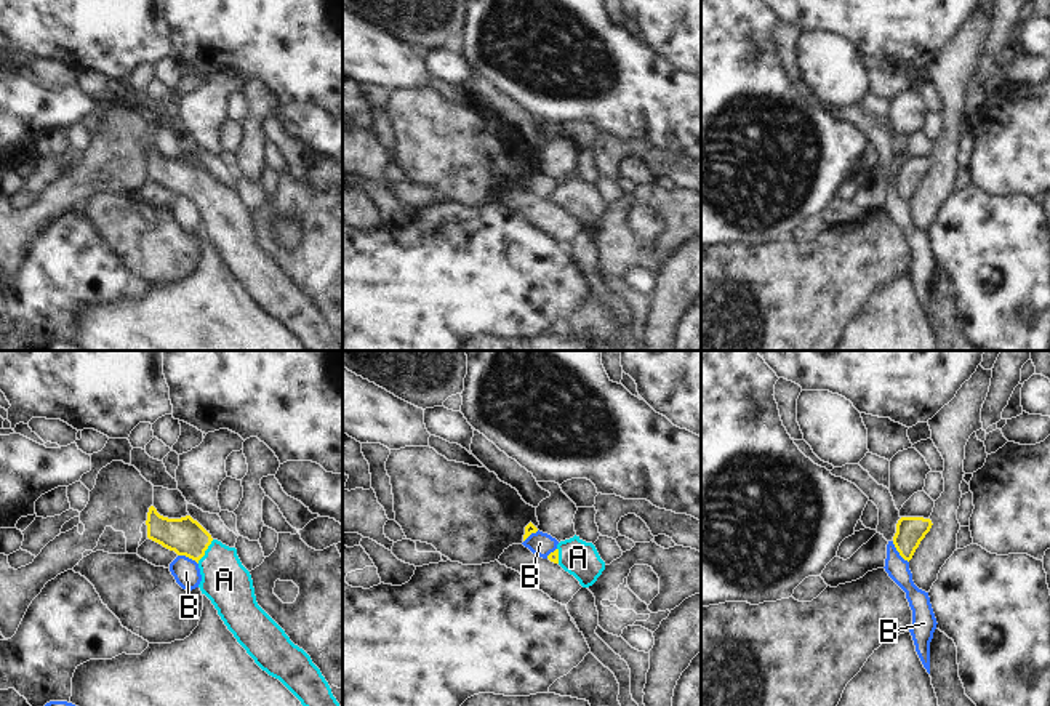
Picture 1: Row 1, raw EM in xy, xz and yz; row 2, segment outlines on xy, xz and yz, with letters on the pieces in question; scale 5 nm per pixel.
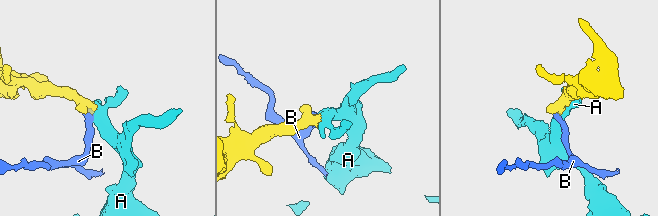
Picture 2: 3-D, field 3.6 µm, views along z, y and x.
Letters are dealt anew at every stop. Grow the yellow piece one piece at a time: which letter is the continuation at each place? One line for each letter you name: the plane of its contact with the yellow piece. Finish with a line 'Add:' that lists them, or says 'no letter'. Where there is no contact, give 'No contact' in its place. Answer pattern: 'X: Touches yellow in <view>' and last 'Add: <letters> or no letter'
A: Touches yellow in xy
Add: A

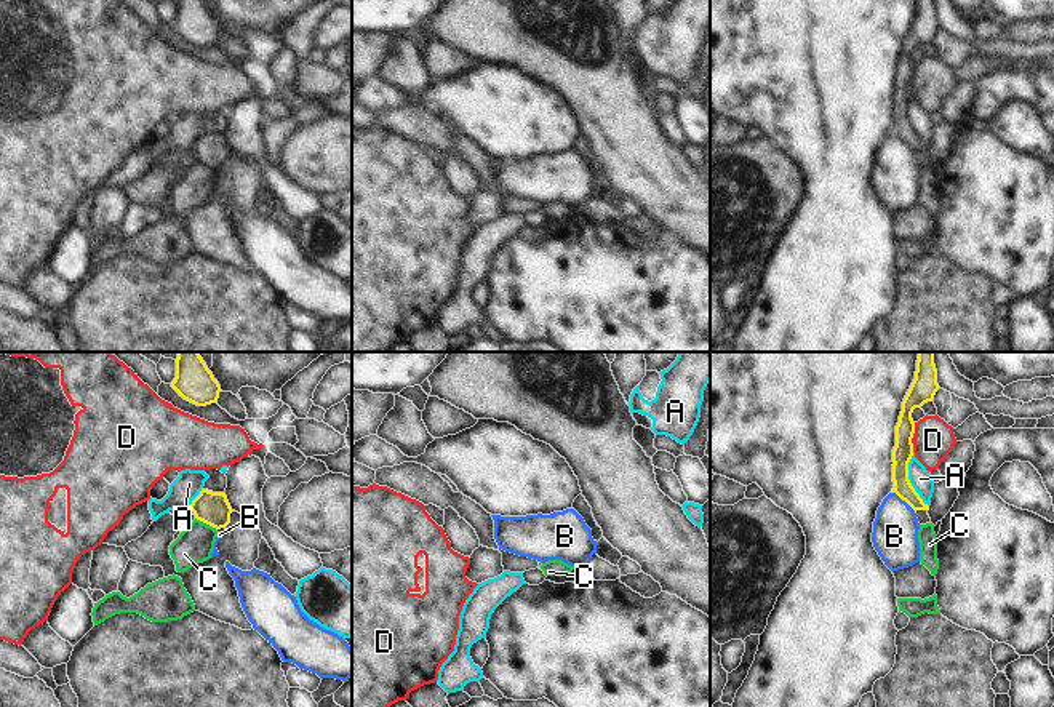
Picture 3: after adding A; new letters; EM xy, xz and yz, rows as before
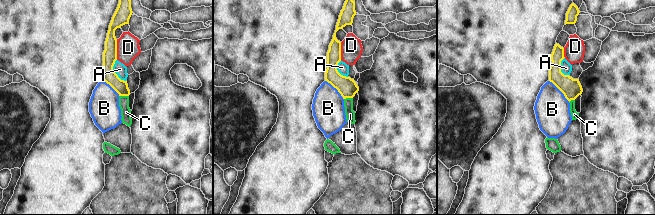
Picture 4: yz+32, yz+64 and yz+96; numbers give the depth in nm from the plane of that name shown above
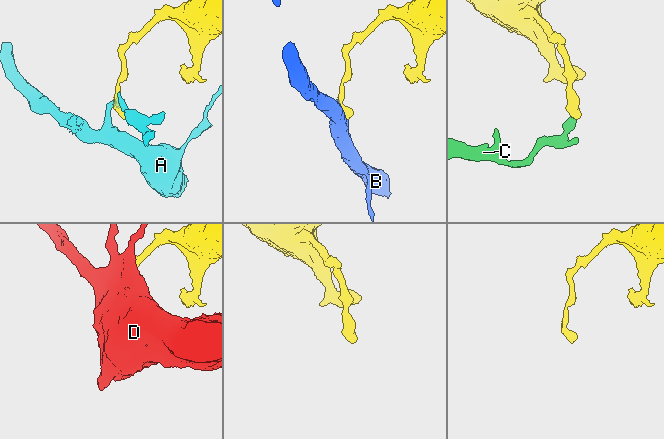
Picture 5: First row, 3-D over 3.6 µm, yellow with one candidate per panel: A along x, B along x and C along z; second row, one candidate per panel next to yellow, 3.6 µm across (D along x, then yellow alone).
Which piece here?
Add: no letter

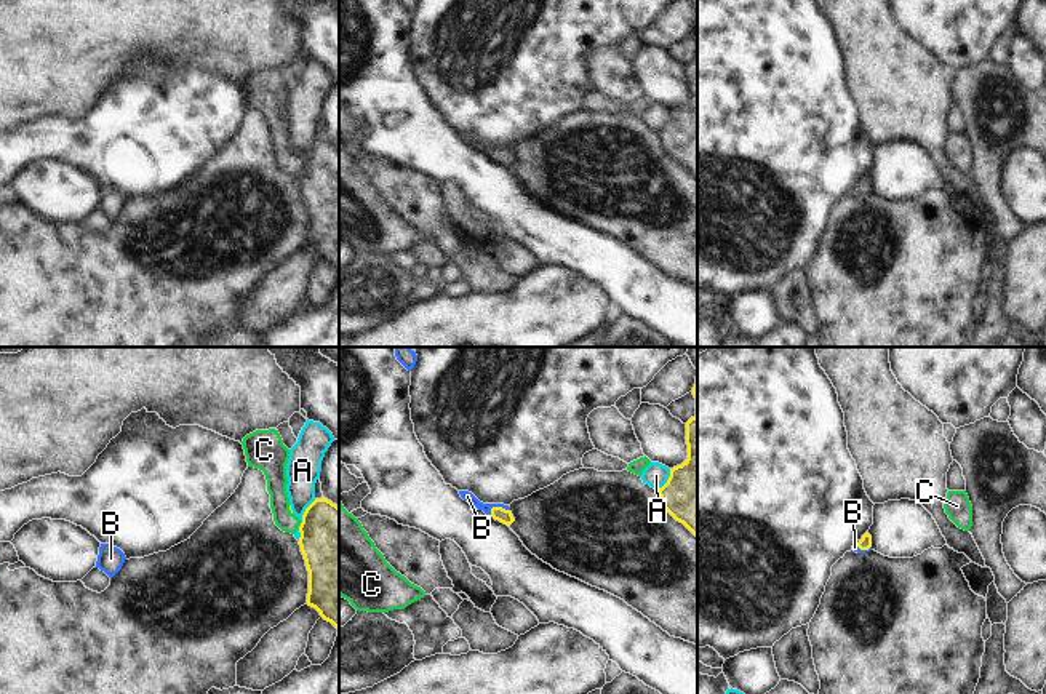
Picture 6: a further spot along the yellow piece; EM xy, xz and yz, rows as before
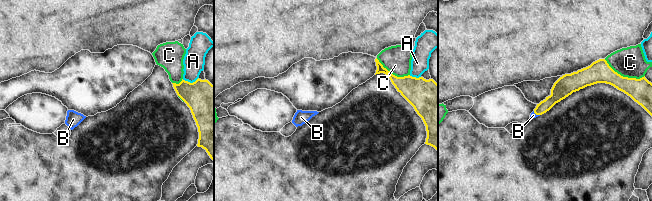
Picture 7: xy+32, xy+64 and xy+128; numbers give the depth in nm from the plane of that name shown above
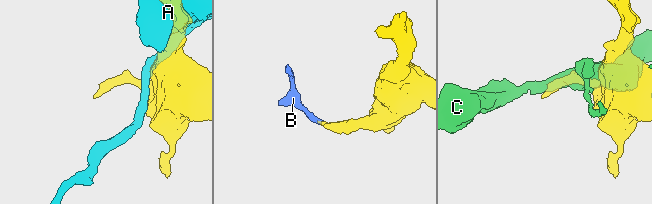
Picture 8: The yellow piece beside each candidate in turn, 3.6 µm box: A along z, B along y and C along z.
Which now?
B: Touches yellow in xz
Add: B

